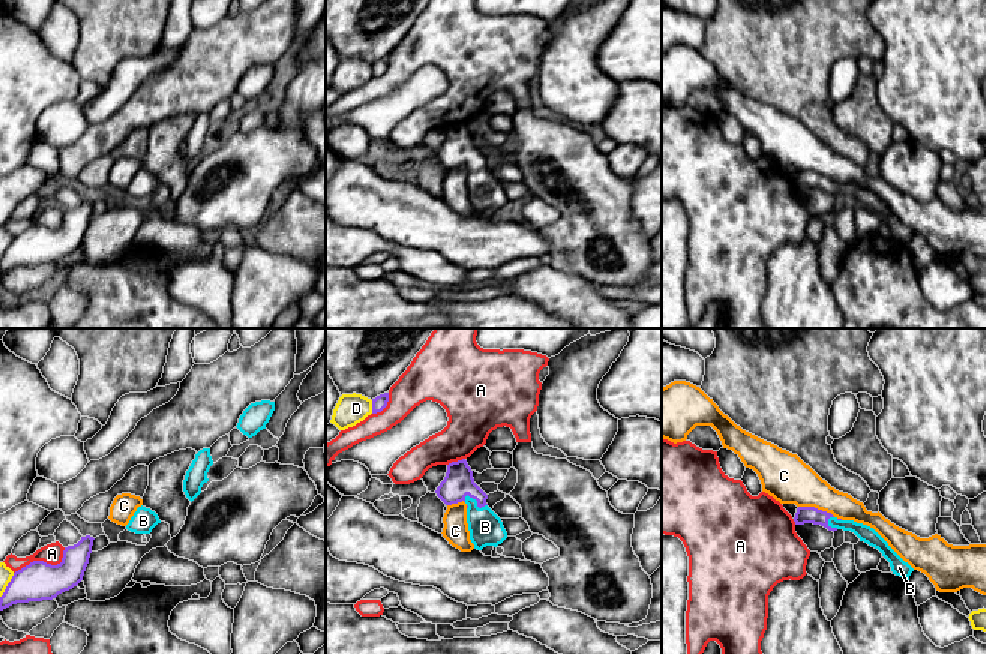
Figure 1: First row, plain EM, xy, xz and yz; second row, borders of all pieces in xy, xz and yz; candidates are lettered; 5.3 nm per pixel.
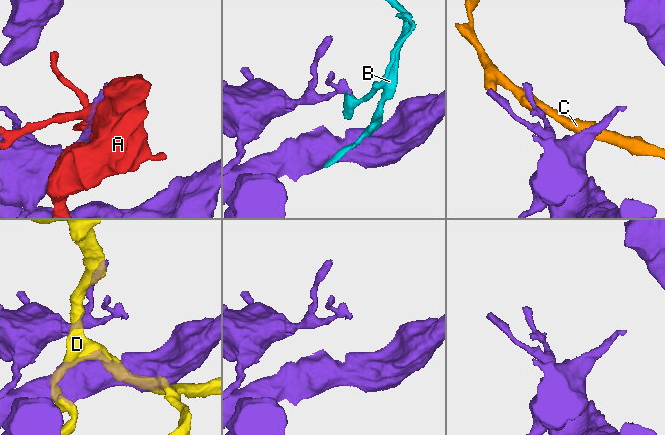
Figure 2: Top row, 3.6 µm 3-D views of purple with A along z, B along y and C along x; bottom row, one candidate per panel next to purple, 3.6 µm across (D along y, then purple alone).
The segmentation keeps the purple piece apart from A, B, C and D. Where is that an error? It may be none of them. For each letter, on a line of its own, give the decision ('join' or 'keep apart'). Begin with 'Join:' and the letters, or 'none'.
Join: none
A: keep apart
B: keep apart
C: keep apart
D: keep apart

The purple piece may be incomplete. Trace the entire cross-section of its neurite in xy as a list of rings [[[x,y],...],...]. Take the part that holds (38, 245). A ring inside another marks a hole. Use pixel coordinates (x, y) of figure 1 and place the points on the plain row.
[[[86,200],[77,208],[65,212],[57,230],[33,225],[15,236],[0,261],[0,274],[17,267],[53,264],[77,250],[89,228],[93,204]]]

